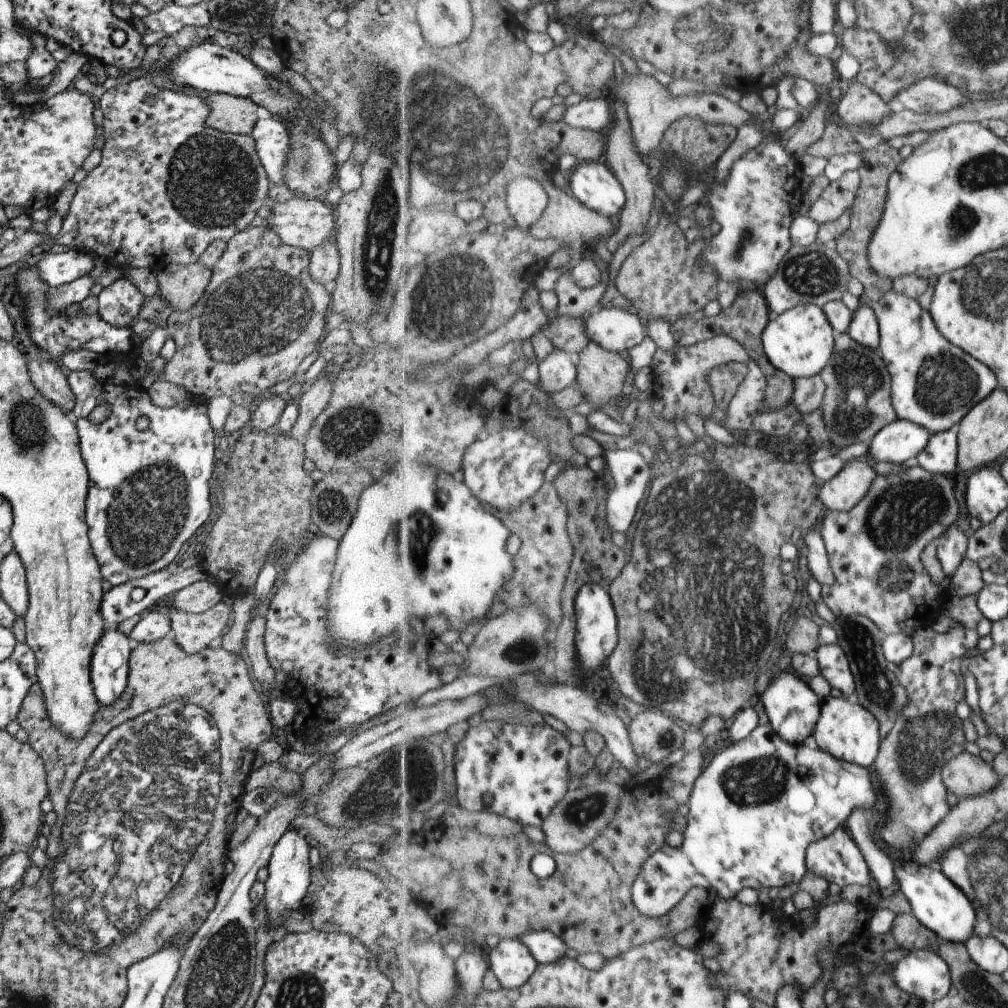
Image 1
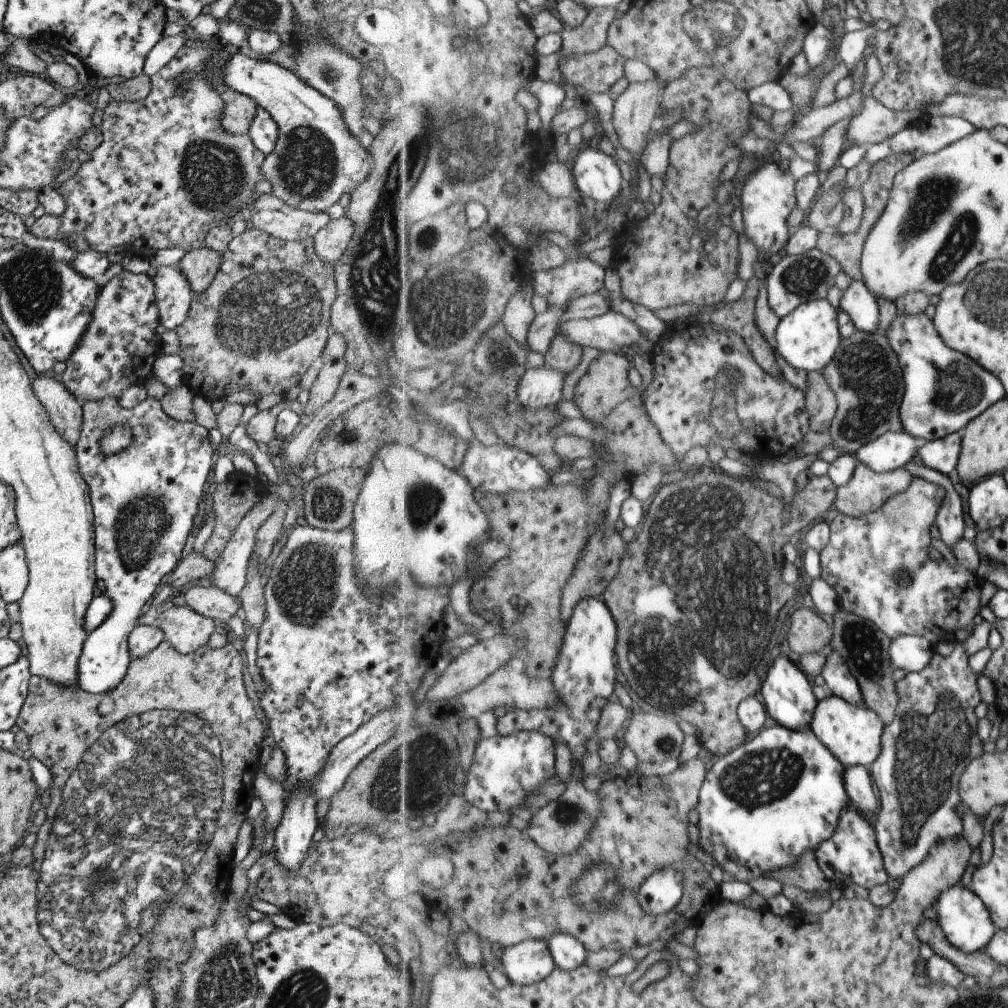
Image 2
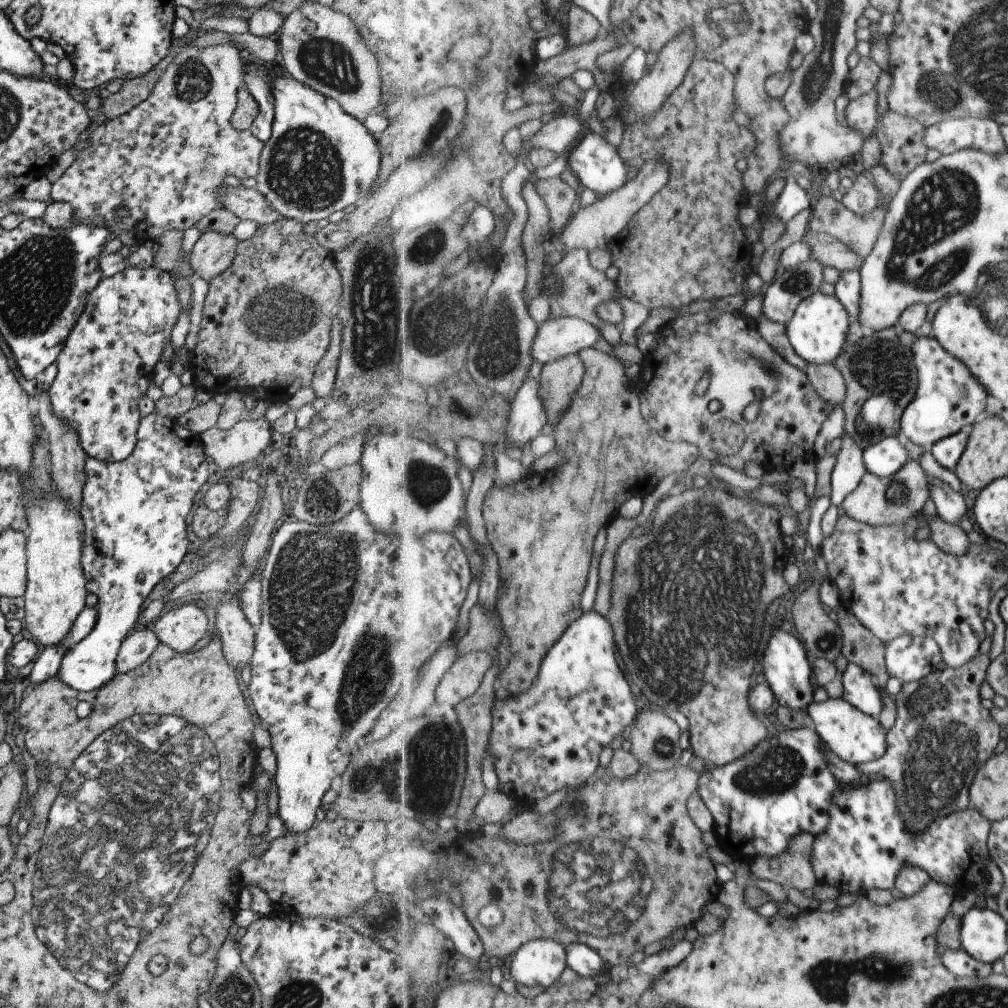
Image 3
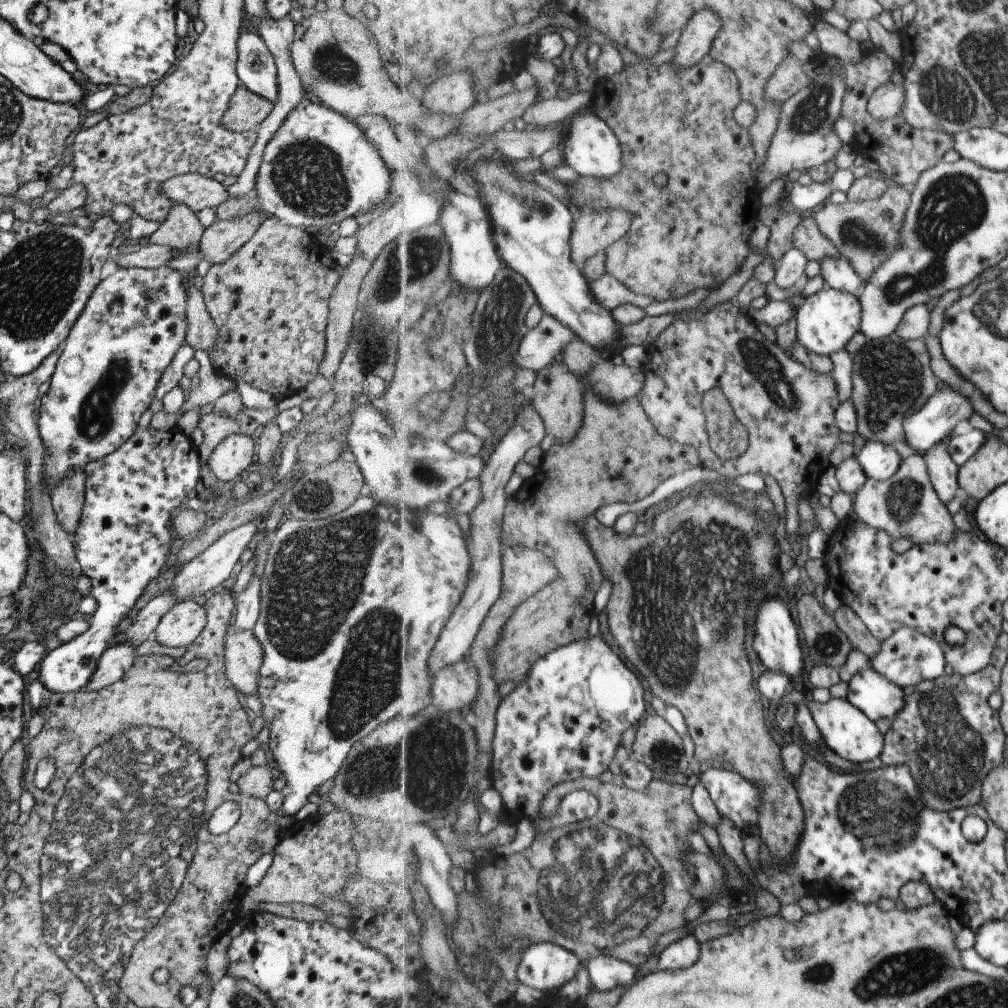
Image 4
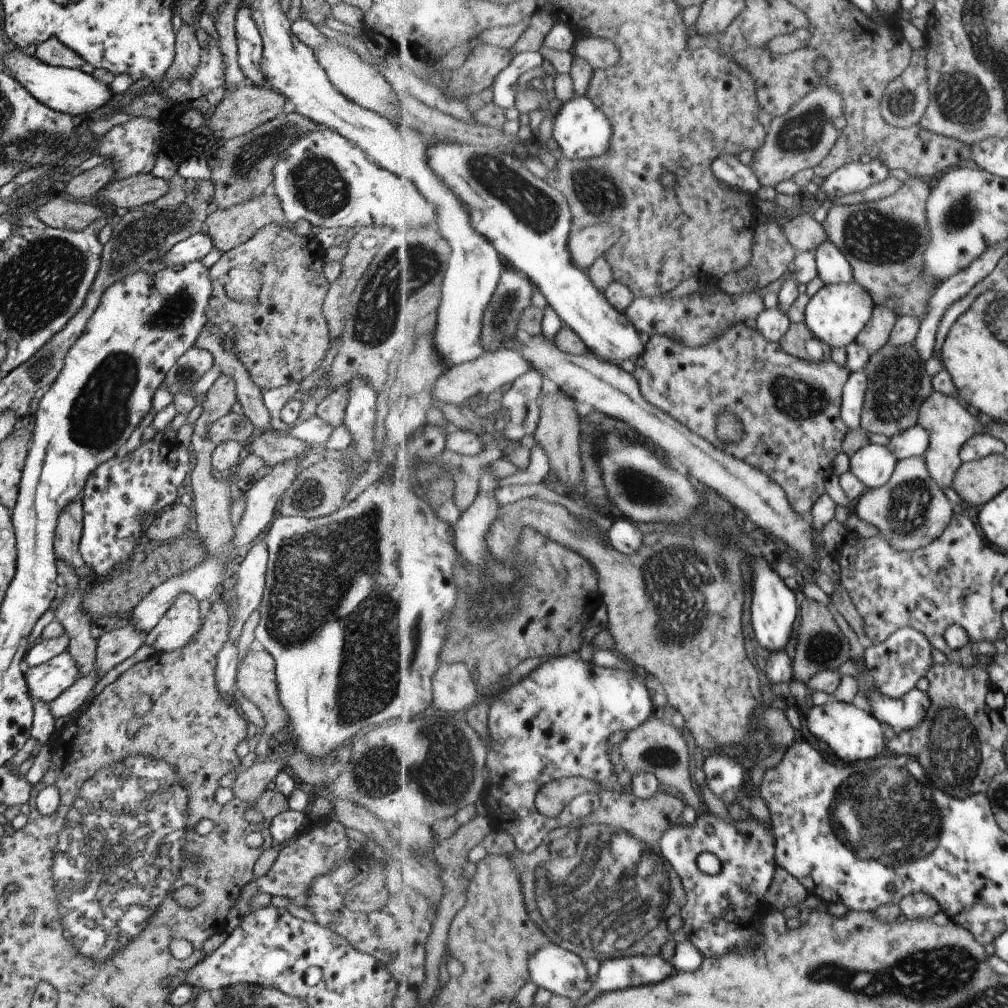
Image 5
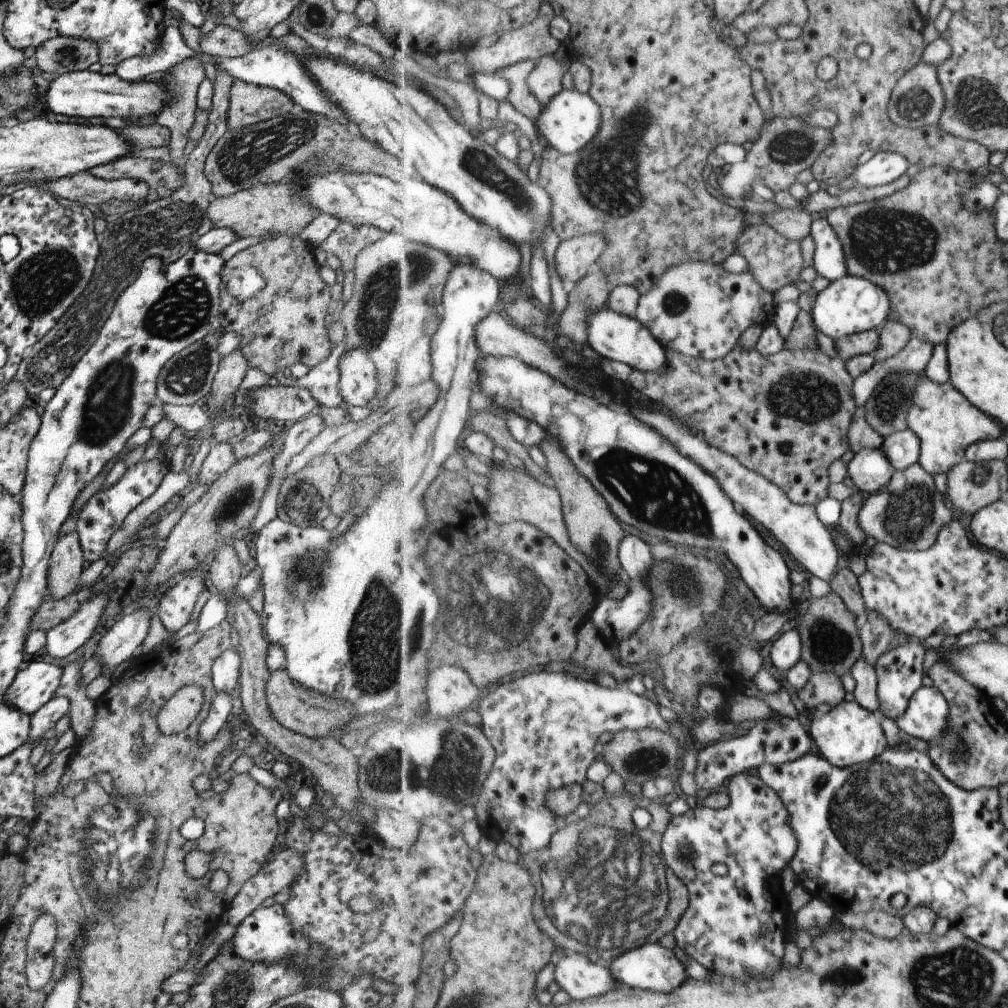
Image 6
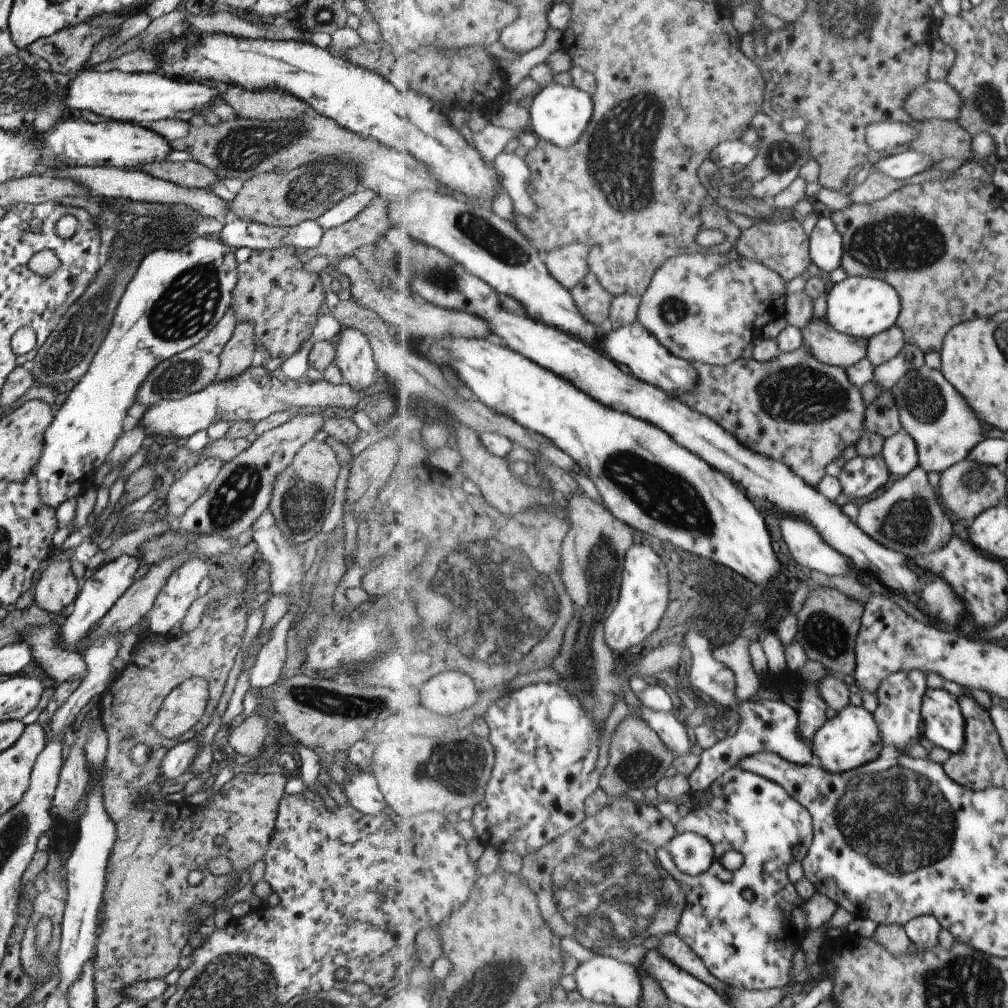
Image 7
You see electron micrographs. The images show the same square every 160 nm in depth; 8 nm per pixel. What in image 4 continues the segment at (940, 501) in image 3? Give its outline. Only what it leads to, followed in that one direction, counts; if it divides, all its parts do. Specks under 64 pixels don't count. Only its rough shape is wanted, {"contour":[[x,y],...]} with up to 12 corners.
{"contour":[[952,437],[926,454],[934,486],[948,504],[962,493]]}

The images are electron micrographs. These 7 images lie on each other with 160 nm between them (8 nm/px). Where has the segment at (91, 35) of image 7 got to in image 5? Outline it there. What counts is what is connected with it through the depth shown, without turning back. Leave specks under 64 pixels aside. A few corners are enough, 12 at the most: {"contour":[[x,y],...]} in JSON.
{"contour":[[56,37],[39,43],[33,56],[44,64],[78,69],[86,63]]}

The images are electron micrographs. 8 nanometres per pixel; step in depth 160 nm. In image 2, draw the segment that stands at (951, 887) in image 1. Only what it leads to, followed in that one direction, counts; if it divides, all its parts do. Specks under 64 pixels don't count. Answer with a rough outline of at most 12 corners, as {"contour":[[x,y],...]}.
{"contour":[[969,884],[940,894],[934,908],[948,940],[988,949],[999,927]]}

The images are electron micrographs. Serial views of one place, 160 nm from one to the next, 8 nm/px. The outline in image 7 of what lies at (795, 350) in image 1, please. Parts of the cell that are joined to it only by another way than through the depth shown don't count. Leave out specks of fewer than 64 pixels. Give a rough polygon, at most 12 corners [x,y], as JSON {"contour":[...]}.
{"contour":[[848,276],[828,296],[827,320],[871,339],[903,313],[891,282]]}

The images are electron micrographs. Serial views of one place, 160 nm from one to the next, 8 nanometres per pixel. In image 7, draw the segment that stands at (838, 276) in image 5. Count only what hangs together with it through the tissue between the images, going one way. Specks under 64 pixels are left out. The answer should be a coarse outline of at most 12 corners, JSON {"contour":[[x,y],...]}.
{"contour":[[830,213],[811,234],[811,255],[824,272],[843,266],[845,238]]}

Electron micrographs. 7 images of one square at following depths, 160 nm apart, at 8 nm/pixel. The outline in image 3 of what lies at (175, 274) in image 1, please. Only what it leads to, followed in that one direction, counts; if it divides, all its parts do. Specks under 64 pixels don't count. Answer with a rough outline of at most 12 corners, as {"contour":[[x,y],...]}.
{"contour":[[204,231],[189,254],[194,277],[210,282],[232,264],[232,233]]}

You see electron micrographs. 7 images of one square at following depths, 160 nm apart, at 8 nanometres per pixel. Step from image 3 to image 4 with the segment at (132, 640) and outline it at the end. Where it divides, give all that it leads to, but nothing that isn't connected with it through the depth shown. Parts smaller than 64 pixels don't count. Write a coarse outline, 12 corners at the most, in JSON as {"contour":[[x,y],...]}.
{"contour":[[115,643],[99,658],[81,690],[99,691],[120,680],[133,665],[136,648]]}

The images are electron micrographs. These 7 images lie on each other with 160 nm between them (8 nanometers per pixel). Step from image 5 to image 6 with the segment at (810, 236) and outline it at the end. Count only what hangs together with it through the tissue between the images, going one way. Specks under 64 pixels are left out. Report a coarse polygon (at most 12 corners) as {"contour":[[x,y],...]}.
{"contour":[[800,205],[762,214],[784,236],[811,235],[814,218]]}

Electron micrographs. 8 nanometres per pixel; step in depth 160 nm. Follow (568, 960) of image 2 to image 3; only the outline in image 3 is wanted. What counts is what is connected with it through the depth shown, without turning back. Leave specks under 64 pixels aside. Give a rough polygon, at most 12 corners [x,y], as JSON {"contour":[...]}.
{"contour":[[573,942],[569,966],[582,977],[607,970],[605,958],[591,946]]}

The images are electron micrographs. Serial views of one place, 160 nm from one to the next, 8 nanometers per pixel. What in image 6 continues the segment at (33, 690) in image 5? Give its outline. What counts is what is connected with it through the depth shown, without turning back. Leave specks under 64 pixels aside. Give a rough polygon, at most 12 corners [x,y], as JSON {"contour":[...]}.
{"contour":[[35,659],[3,700],[34,714],[53,697],[62,663]]}

